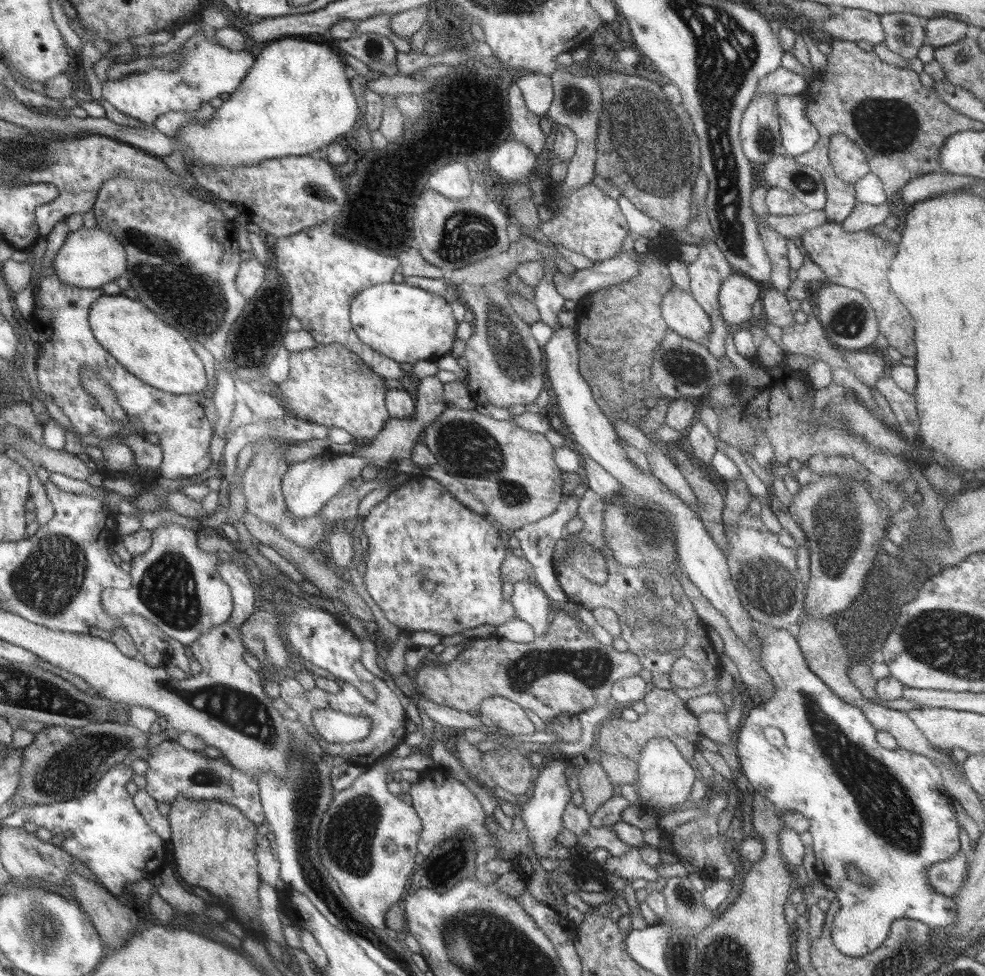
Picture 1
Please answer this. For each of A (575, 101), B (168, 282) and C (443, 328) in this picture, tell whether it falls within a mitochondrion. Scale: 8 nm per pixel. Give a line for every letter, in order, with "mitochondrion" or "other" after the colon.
A: mitochondrion
B: mitochondrion
C: other

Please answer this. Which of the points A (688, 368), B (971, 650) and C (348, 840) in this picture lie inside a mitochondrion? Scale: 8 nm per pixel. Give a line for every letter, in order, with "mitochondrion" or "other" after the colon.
A: mitochondrion
B: mitochondrion
C: mitochondrion

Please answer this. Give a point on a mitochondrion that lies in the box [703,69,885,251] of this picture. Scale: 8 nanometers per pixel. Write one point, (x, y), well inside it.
(766, 137)

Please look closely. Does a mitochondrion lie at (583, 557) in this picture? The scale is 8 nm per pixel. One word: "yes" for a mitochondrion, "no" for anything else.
yes

